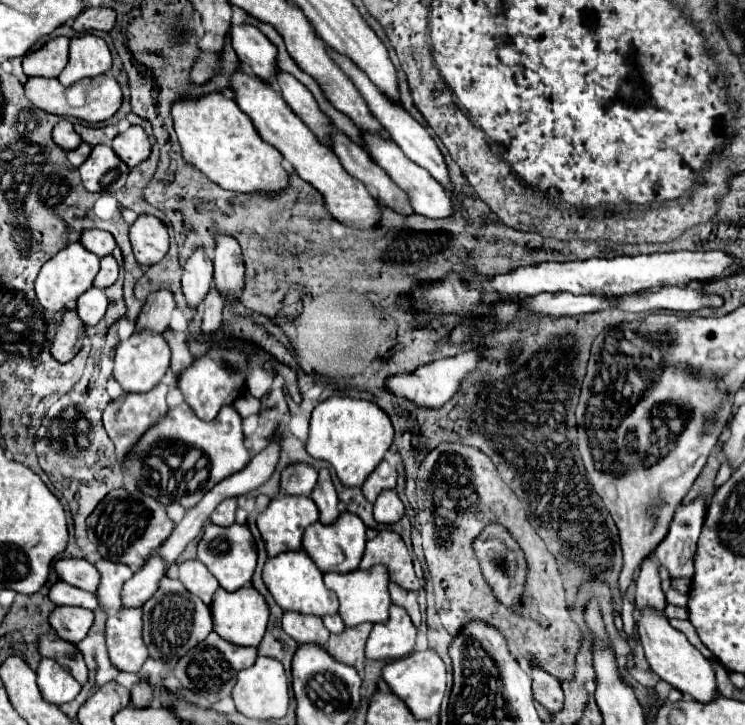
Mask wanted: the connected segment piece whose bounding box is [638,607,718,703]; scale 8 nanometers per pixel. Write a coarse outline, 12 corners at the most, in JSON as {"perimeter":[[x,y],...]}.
{"perimeter":[[646,607],[638,633],[652,671],[698,703],[718,697],[712,663]]}

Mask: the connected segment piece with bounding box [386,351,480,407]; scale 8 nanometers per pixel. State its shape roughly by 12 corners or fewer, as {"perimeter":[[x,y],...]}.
{"perimeter":[[478,351],[388,377],[388,391],[440,407],[476,369]]}

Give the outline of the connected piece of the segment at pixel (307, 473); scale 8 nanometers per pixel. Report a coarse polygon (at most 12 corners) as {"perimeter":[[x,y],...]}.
{"perimeter":[[294,463],[282,471],[280,487],[288,495],[310,495],[316,469]]}

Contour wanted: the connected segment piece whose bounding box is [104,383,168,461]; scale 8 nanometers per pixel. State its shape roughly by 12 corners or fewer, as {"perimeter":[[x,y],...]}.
{"perimeter":[[168,387],[122,393],[104,409],[104,427],[122,461],[168,407]]}

